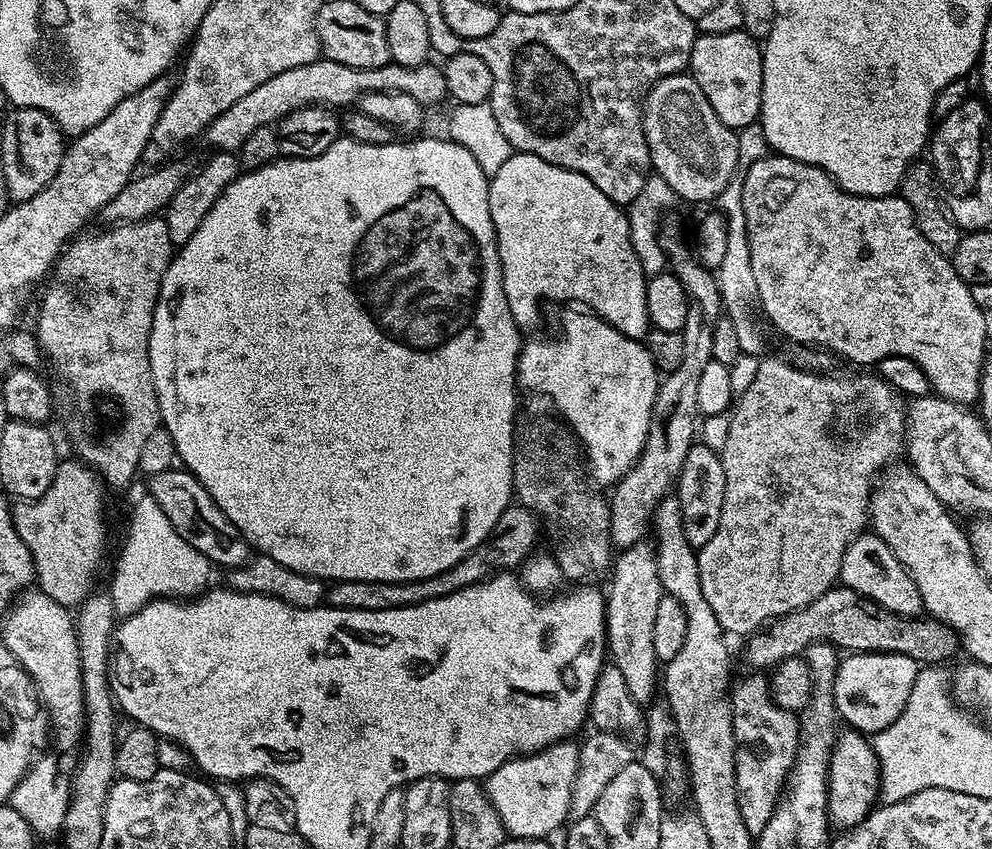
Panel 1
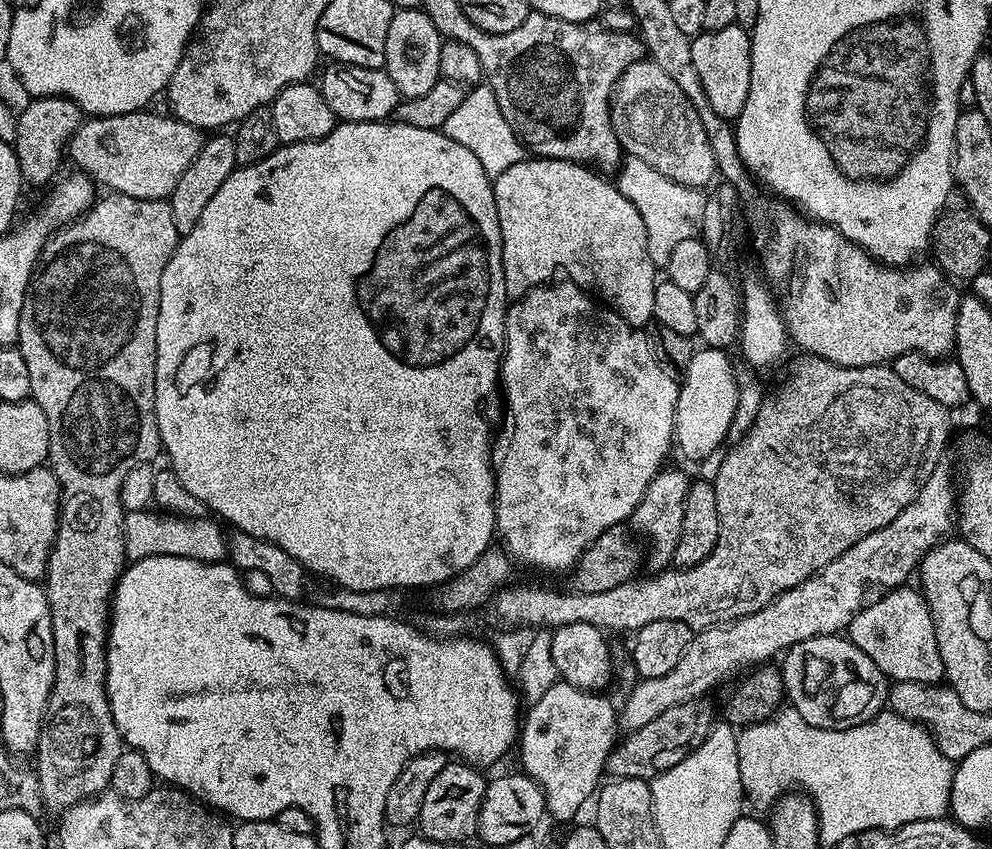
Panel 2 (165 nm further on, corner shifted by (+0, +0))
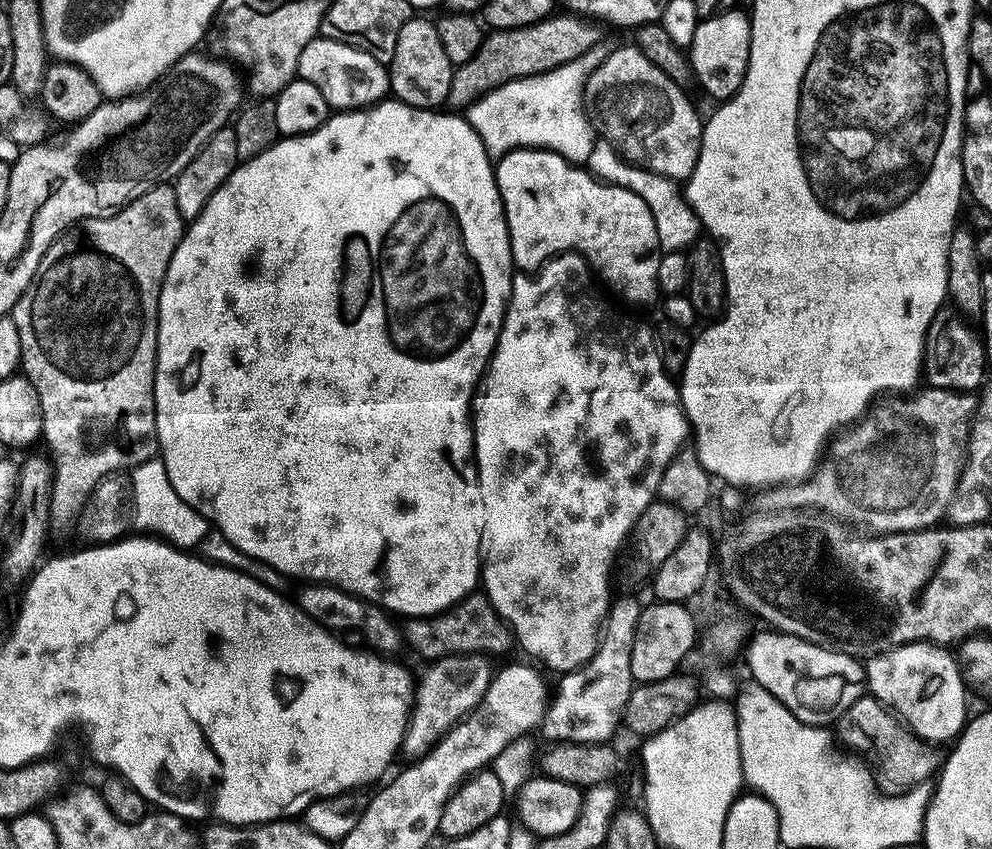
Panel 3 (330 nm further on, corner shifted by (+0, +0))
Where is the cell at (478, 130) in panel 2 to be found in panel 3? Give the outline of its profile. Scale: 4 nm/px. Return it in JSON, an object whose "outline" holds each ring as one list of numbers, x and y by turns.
{"outline":[[601,40,578,58,571,59,570,62,564,63,554,71,528,76,526,79,512,79,510,82,503,83,502,86,492,88,485,95,480,96,475,103,469,105,466,110,466,119,481,138,488,155,497,160,516,148,541,148,544,151,557,153,574,165,585,165,598,139,598,134,585,110,585,83,588,81,589,74,611,54,613,47,612,42]]}

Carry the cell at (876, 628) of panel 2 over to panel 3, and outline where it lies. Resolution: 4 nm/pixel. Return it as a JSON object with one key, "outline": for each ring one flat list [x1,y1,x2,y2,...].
{"outline":[[919,640,913,644,899,644,879,656,867,657,866,660,866,688,870,695,880,701,889,712,899,717,909,732,933,746,941,746,940,744,944,743,947,745,955,741,963,732,970,716,969,689,966,687,961,661,948,652,951,651,945,645,934,644,930,640]]}

